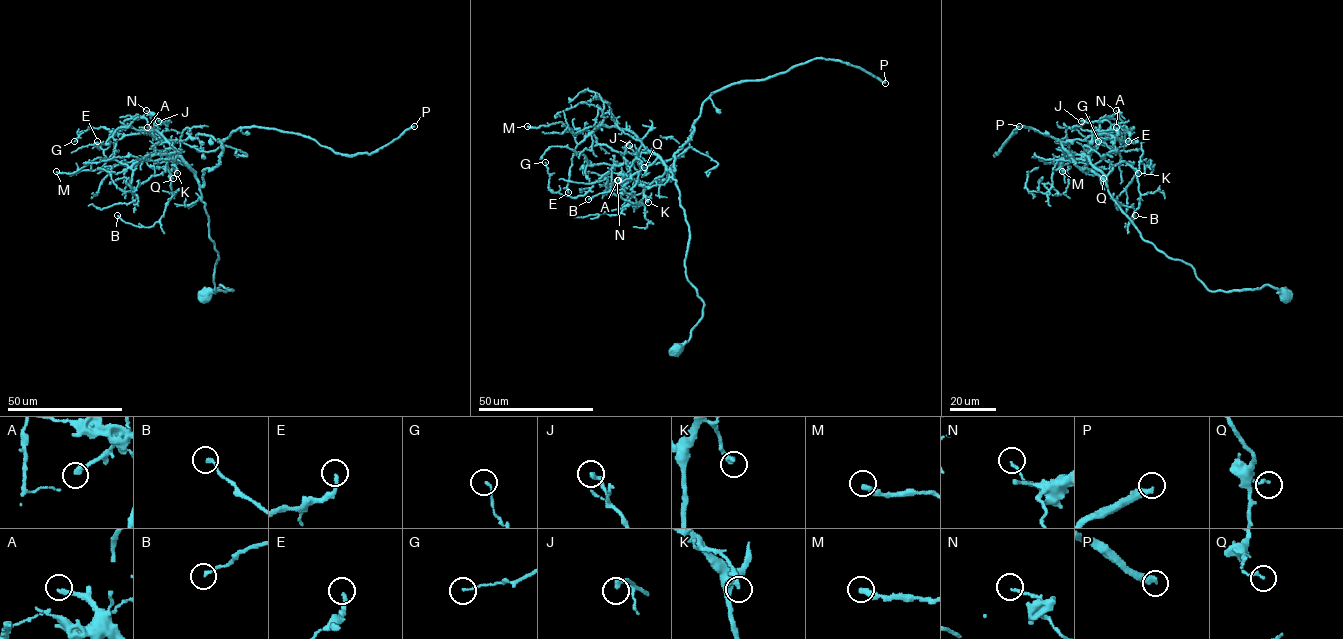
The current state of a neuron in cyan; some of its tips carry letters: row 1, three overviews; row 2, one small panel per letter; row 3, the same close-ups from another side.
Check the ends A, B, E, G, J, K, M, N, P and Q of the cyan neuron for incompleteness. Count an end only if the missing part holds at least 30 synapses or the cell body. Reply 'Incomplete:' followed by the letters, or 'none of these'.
Incomplete: A, P

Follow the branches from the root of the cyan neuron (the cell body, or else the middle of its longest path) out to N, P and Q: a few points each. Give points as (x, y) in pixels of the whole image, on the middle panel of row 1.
N: (674, 349), (704, 305), (686, 274), (689, 227), (671, 172), (693, 126), (667, 178), (634, 195), (617, 180)
P: (674, 349), (704, 305), (686, 274), (689, 227), (671, 172), (702, 104), (726, 86), (816, 58), (885, 83)
Q: (674, 349), (689, 339), (704, 302), (686, 274), (689, 227), (676, 180), (641, 145), (636, 158), (644, 167)

